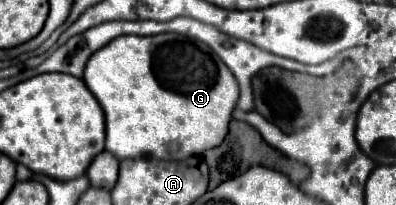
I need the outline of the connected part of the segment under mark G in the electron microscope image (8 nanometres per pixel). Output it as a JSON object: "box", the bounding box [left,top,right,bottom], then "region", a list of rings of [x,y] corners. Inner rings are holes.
{"box":[83,34,239,160],"region":[[[181,34],[121,36],[89,58],[83,80],[105,112],[105,150],[121,160],[141,156],[185,160],[189,156],[201,156],[209,148],[217,148],[227,136],[231,112],[239,100],[239,84],[225,62],[207,44]]]}

